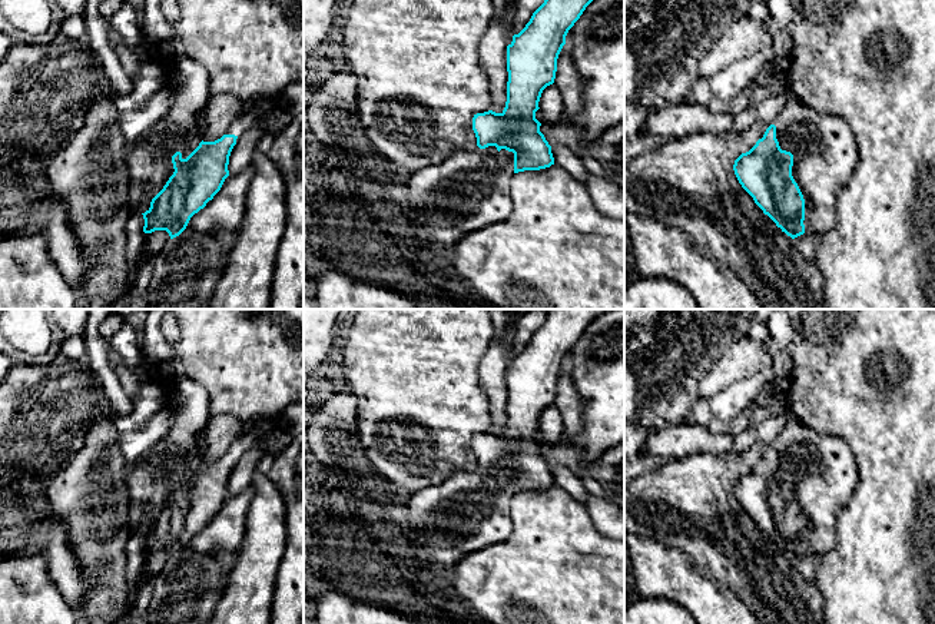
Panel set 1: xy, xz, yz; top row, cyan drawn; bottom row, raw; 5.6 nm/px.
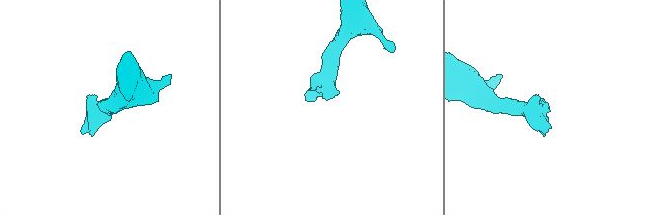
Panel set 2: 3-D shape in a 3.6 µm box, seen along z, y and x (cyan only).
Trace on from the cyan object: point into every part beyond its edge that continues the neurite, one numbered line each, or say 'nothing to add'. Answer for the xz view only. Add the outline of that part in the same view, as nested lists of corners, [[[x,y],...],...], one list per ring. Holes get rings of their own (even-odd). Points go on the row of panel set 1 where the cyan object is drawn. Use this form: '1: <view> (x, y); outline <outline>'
1: xz (470, 189); outline [[[495,146],[475,150],[458,149],[444,162],[410,173],[399,195],[410,208],[415,226],[407,229],[397,219],[402,236],[417,253],[417,266],[440,273],[447,266],[448,250],[467,233],[505,220],[513,212],[510,182],[514,176],[514,153]]]

